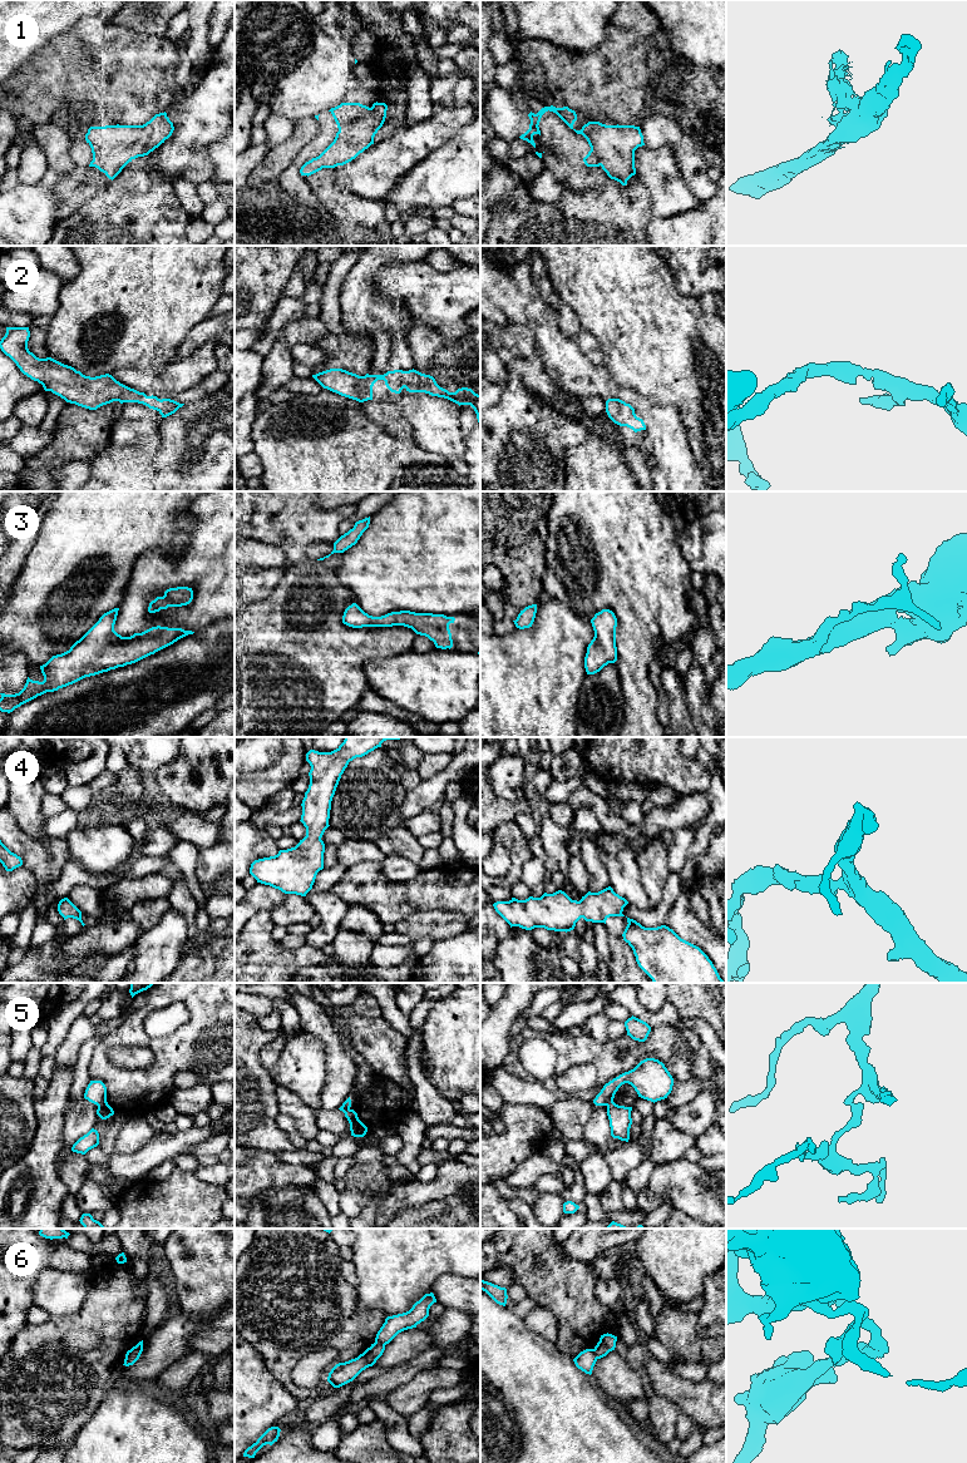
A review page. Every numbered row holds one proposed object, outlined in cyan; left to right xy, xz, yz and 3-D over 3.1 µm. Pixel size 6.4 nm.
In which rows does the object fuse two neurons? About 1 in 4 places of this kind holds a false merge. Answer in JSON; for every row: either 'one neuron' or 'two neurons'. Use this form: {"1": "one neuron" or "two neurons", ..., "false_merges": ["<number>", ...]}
{"1": "one neuron", "2": "one neuron", "3": "one neuron", "4": "one neuron", "5": "two neurons", "6": "two neurons", "false_merges": ["5", "6"]}

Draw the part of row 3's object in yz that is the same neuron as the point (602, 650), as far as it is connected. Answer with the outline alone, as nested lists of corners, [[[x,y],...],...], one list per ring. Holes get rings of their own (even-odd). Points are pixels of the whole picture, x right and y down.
[[[602,609],[591,619],[594,637],[587,647],[584,668],[587,674],[600,672],[608,663],[617,661],[617,618],[610,609]]]

